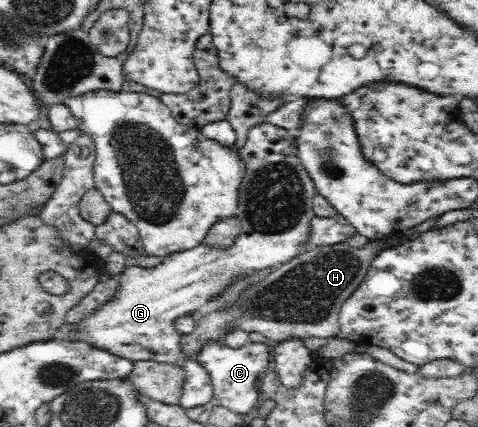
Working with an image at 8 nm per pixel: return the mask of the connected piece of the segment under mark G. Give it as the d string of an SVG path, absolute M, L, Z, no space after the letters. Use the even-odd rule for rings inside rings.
M299 98L299 100L295 100L292 102L286 102L283 106L280 106L275 110L275 112L271 112L269 116L267 116L267 121L256 124L253 128L249 129L248 138L246 146L238 149L238 153L241 155L241 159L243 162L247 163L247 174L243 177L243 182L241 182L241 186L239 187L238 194L238 210L237 214L235 214L236 219L240 224L239 234L235 237L235 240L232 242L232 245L227 248L215 248L210 244L205 242L199 244L199 246L195 248L191 248L191 250L186 250L183 252L174 252L167 256L166 260L157 264L156 266L143 268L141 266L132 266L124 269L122 273L117 277L119 282L119 288L117 288L117 292L113 294L113 296L105 303L102 307L96 308L90 315L84 316L78 323L74 325L69 325L68 334L71 336L73 341L85 341L101 350L106 350L115 356L120 356L121 358L128 358L129 360L140 360L140 361L157 361L157 362L166 362L173 363L175 365L181 365L183 369L185 369L185 379L184 379L184 391L182 392L179 404L185 408L191 408L194 406L207 404L214 395L213 385L211 382L211 377L209 376L209 371L199 363L199 361L195 358L188 358L182 352L180 347L180 338L181 334L176 329L175 321L180 316L190 314L197 308L201 308L201 306L205 306L209 301L217 298L219 295L223 295L226 292L226 289L232 284L233 280L237 280L239 276L249 276L249 274L253 274L253 272L259 272L259 270L270 270L274 267L278 267L281 264L285 264L285 262L289 262L292 258L298 255L299 252L306 250L303 248L303 244L309 240L309 232L311 232L311 220L316 216L315 211L313 210L313 197L316 195L317 190L315 188L315 183L311 178L311 175L307 172L307 169L300 163L299 157L296 154L296 140L294 139L289 132L293 132L293 130L299 130L301 128L301 122L303 122L303 112L305 112L305 108L311 104L311 99Z

